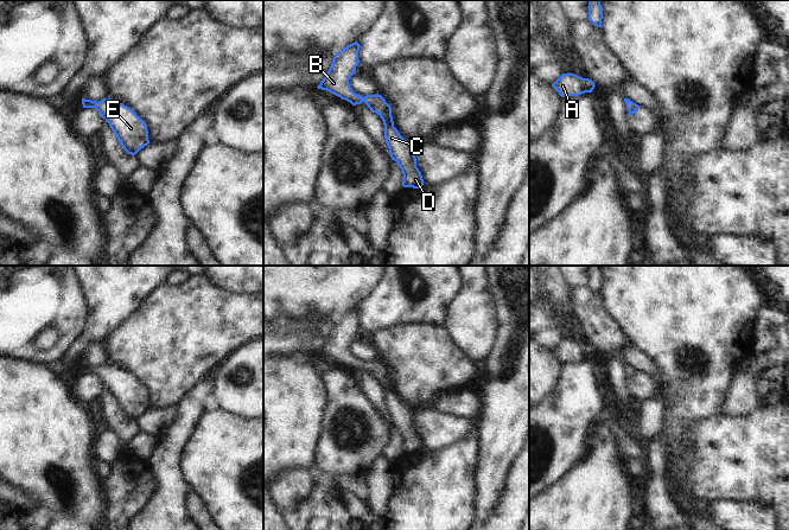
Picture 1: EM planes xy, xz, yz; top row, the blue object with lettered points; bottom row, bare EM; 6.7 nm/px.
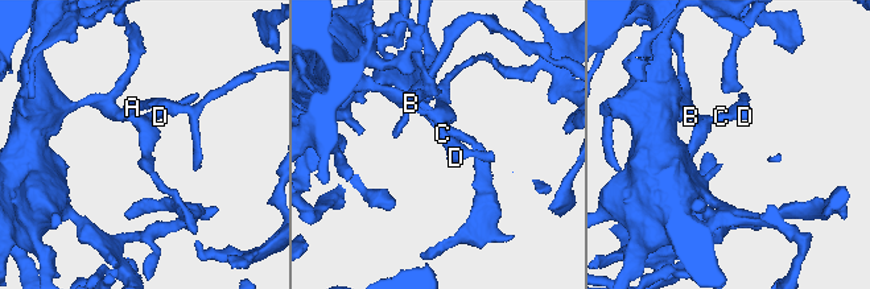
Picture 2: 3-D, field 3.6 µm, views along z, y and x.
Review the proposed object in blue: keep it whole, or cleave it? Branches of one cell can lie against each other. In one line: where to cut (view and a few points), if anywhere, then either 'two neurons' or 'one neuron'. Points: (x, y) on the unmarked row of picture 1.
cut none; one neuron

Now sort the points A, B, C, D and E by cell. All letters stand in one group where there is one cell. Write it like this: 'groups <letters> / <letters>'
groups A B C D E

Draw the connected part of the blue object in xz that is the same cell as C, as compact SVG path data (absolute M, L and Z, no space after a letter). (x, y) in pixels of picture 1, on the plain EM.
M355 307L336 318L327 339L317 353L330 357L352 371L364 368L373 378L376 378L384 390L384 404L390 423L397 428L403 440L402 452L419 454L424 451L424 445L416 433L416 423L412 410L394 392L392 372L378 359L364 363L355 359L349 350L349 345L356 339L356 332L359 328L358 317L359 309Z

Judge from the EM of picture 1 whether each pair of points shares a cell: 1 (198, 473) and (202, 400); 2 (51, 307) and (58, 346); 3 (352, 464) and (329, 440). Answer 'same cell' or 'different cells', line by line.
1: different cells
2: same cell
3: same cell

